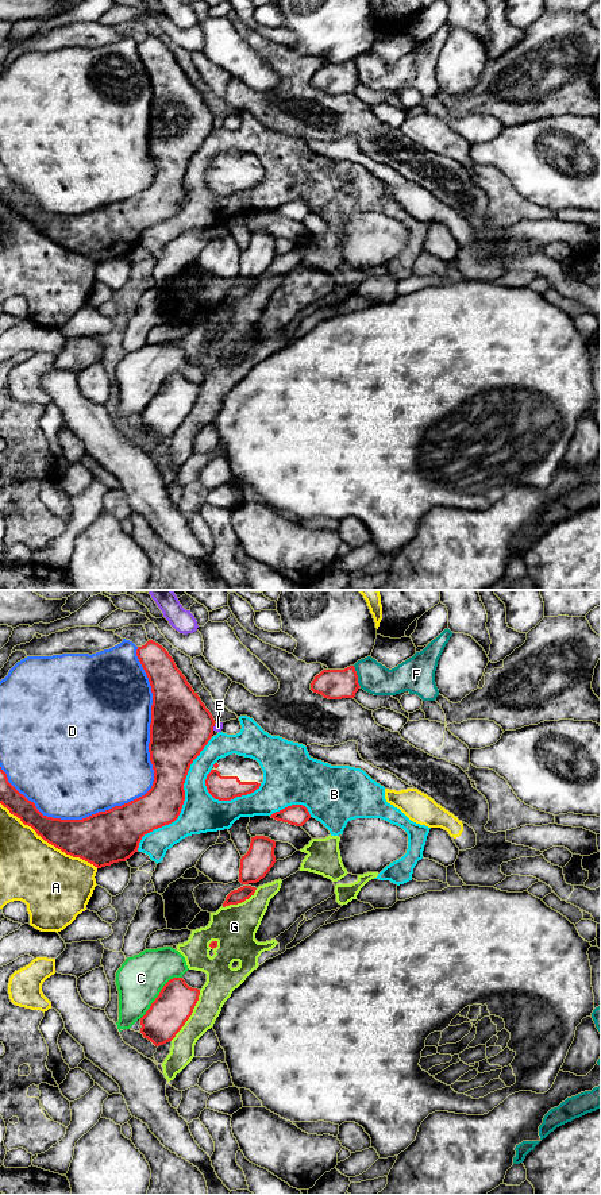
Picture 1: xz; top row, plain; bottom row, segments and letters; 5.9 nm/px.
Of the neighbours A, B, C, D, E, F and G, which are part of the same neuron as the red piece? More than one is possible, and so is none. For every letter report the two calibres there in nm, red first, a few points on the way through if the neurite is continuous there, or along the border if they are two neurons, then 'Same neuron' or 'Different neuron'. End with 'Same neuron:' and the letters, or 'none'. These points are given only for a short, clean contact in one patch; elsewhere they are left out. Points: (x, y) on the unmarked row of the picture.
A: Thickness 260 nm (red) against 400 nm. Different neuron
B: Thickness 240 nm (red) against 240 nm. Different neuron
C: Thickness 220 nm (red) against 280 nm. Different neuron
D: Thickness 340 nm (red) against 460 nm. Different neuron
E: Thickness 360 nm (red) against 50 nm. Different neuron
F: Thickness 180 nm (red) against 190 nm. Different neuron
G: Thickness 220 nm (red) against 170 nm. Different neuron
Same neuron: none

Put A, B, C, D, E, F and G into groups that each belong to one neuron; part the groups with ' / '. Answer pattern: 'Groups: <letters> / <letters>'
Groups: A / B G / C / D / E / F

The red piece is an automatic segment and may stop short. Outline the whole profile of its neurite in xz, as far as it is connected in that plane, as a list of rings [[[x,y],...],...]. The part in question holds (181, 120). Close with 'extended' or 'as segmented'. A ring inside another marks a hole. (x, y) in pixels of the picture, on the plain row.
[[[149,35],[145,41],[138,42],[136,51],[149,73],[153,88],[149,147],[154,177],[145,190],[82,215],[53,213],[43,211],[34,197],[20,189],[8,177],[7,169],[0,162],[0,198],[24,220],[31,221],[45,236],[97,263],[126,257],[138,247],[145,230],[178,213],[185,196],[184,178],[188,166],[211,135],[216,119],[211,107],[162,41]]] | as segmented

